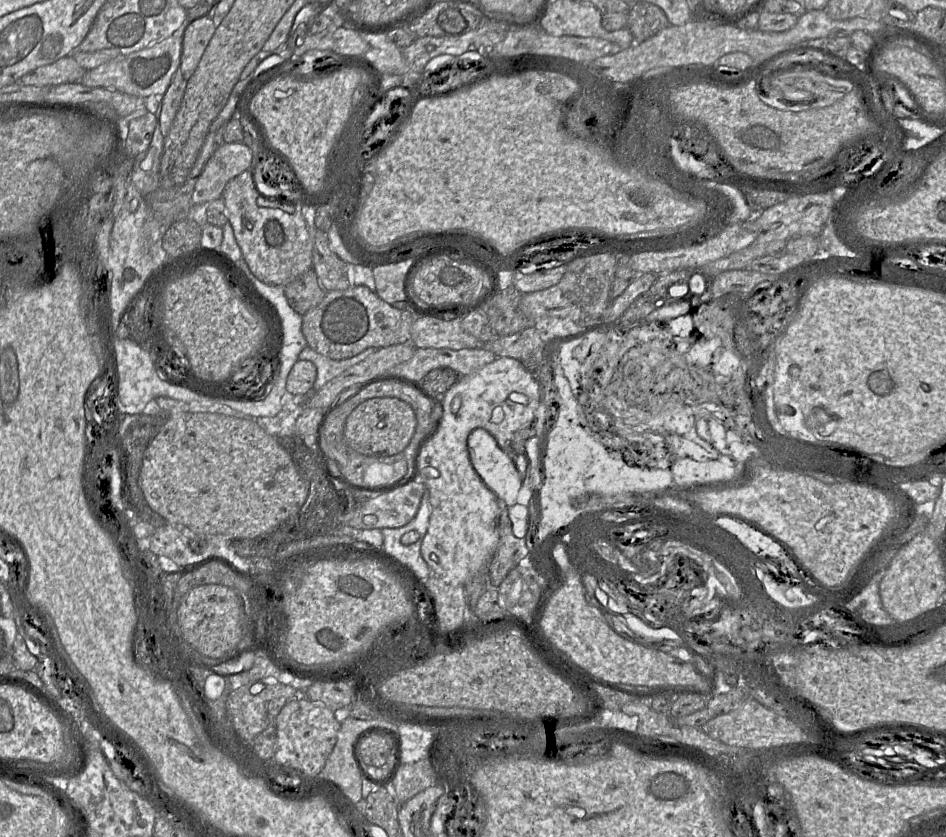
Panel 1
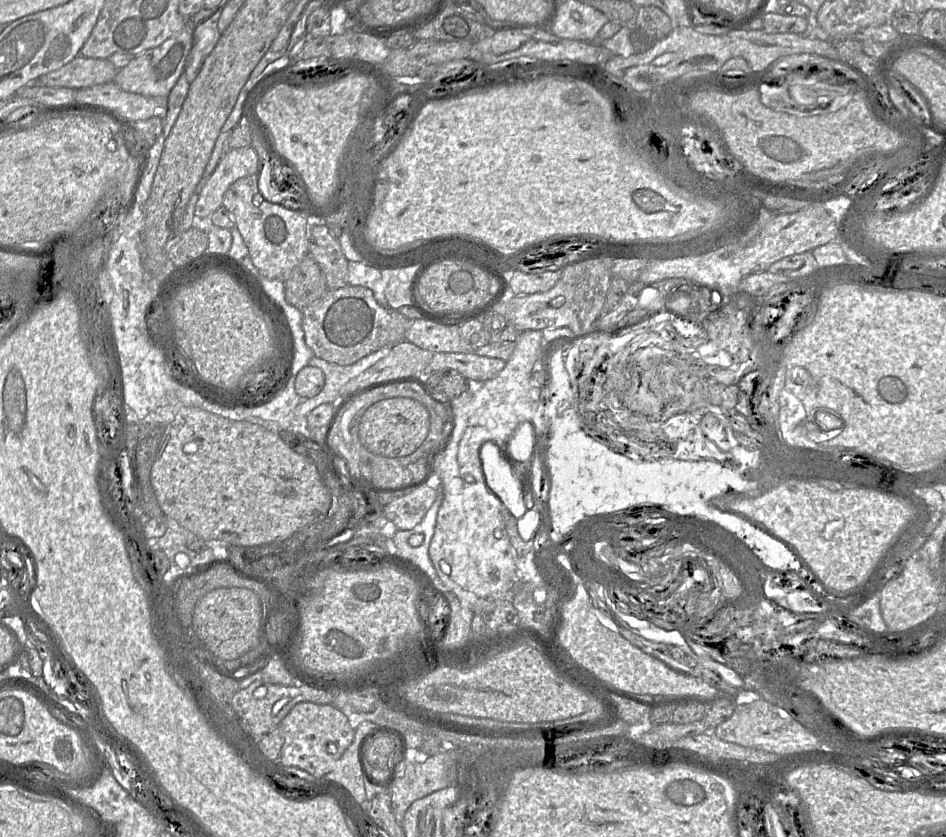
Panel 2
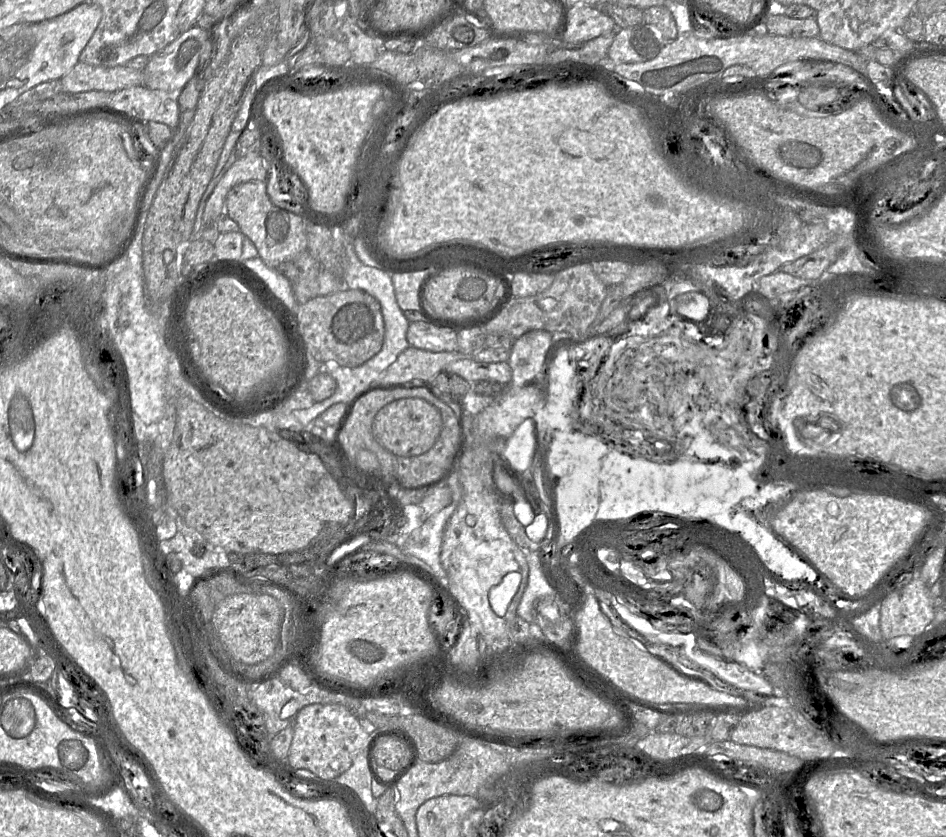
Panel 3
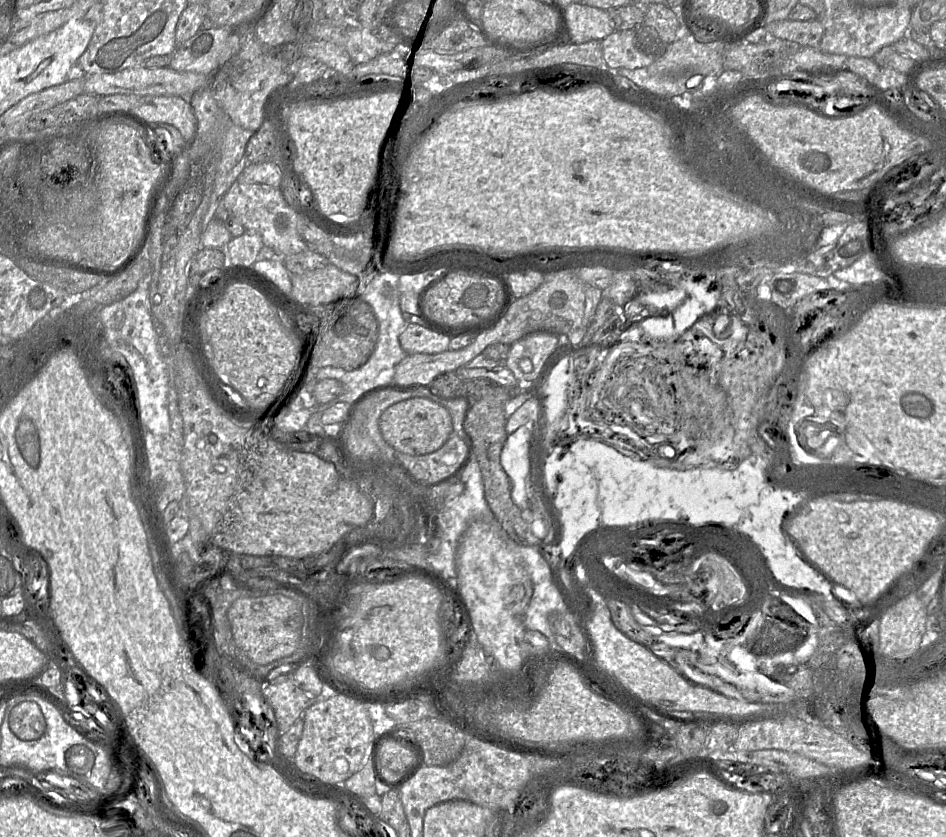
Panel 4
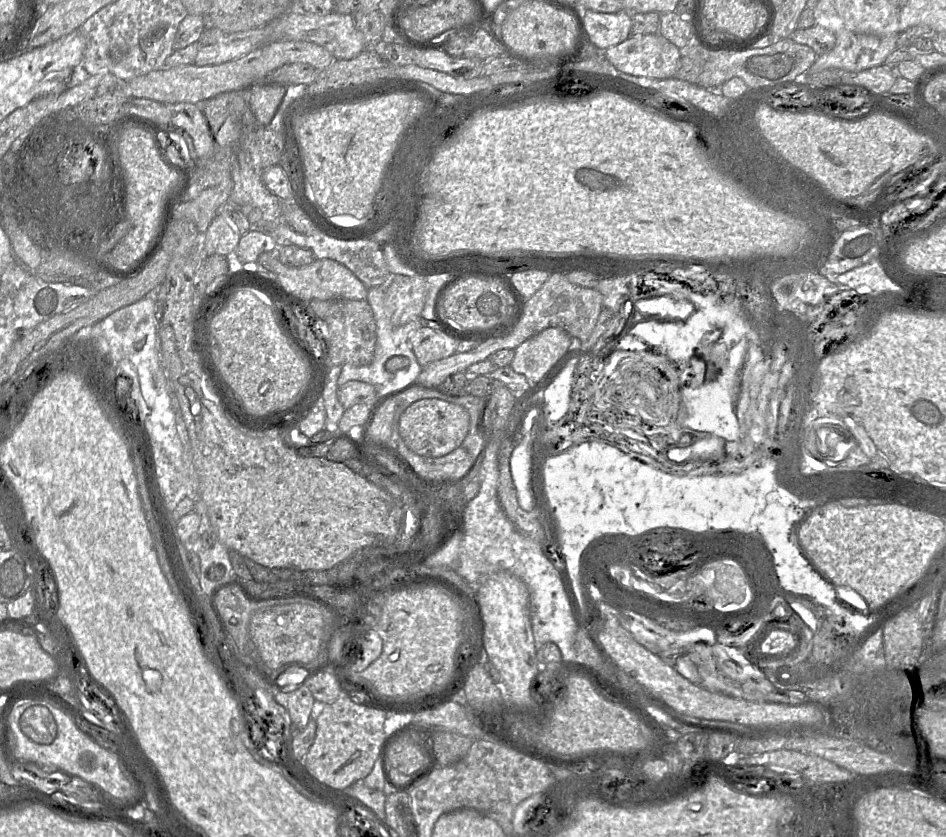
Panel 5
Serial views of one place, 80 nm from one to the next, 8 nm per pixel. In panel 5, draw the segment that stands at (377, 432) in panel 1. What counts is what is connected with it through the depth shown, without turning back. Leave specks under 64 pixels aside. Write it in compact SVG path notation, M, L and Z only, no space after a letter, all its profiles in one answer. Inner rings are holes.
M420 399L401 414L399 433L407 447L414 453L429 456L444 456L458 448L469 432L470 415L463 407L440 399Z

